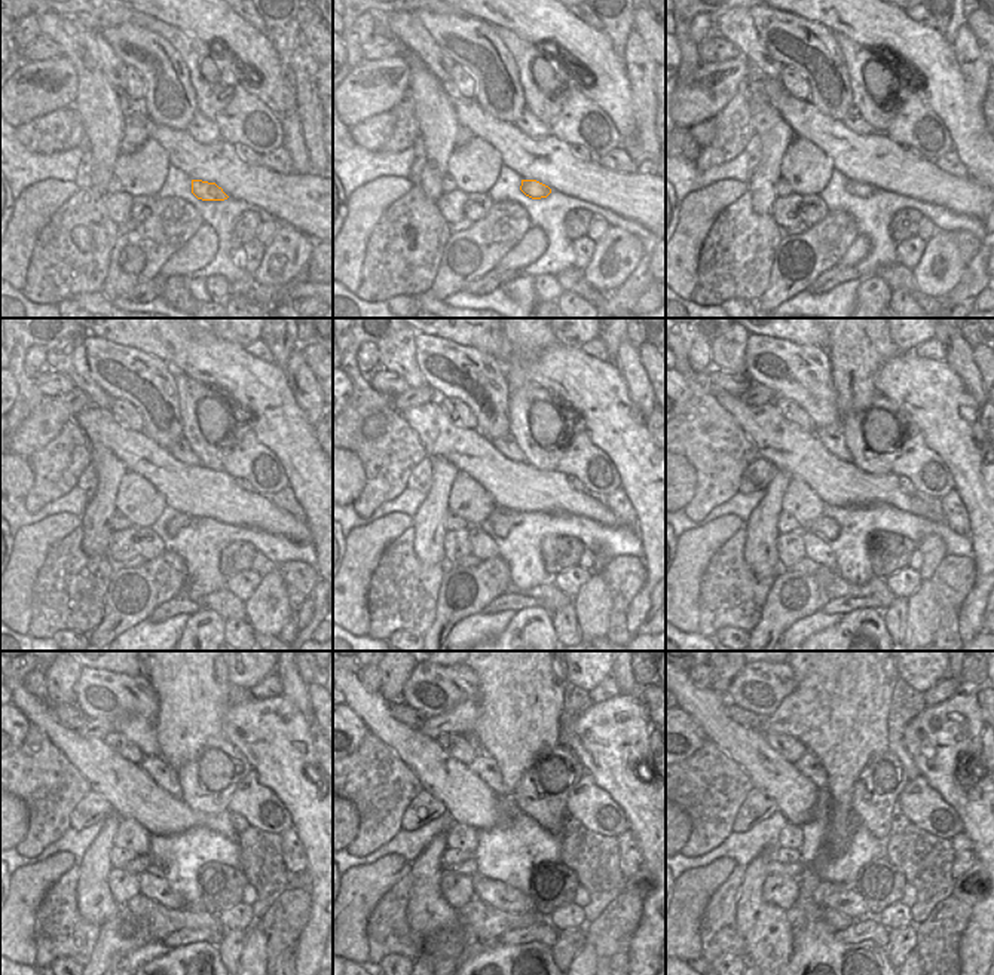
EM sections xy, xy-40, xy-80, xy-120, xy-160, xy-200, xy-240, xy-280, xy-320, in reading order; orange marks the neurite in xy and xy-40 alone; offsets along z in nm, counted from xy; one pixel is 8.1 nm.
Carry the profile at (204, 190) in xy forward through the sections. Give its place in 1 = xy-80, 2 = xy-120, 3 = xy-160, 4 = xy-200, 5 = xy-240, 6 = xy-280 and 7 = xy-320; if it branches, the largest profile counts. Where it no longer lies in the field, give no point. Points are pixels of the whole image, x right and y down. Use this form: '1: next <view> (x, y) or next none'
1: next xy-80 (855, 188)
2: next xy-120 (180, 520)
3: next xy-160 (501, 523)
4: next xy-200 (828, 526)
5: next xy-240 (140, 864)
6: next xy-280 (468, 867)
7: next xy-320 (774, 867)

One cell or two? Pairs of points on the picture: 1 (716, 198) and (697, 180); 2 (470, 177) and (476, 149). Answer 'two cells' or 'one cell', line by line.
1: two cells
2: one cell

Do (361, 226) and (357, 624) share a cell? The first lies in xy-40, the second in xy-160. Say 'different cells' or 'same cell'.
same cell

